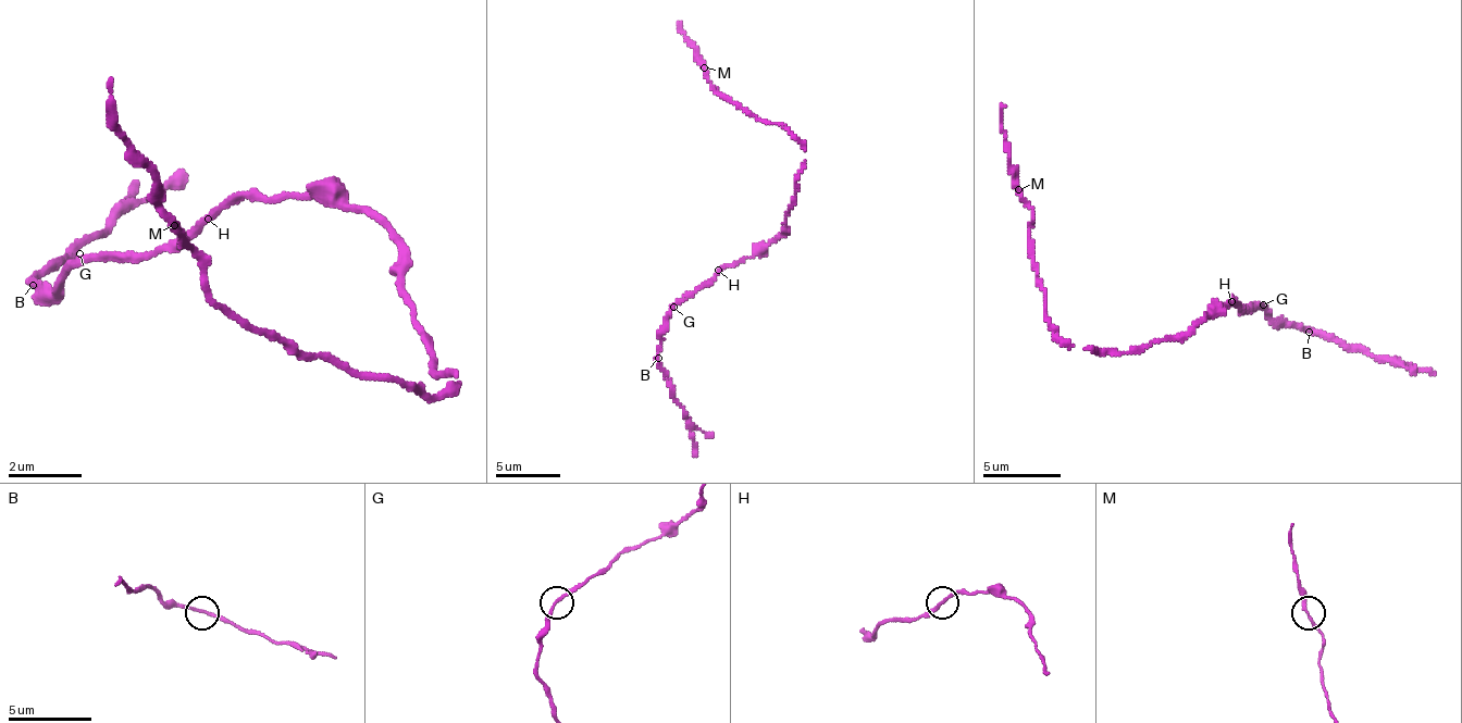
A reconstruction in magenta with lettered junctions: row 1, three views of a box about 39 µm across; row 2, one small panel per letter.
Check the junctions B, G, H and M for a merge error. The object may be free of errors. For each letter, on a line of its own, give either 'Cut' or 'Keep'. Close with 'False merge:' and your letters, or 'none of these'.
B: Keep
G: Keep
H: Keep
M: Keep
False merge: none of these

